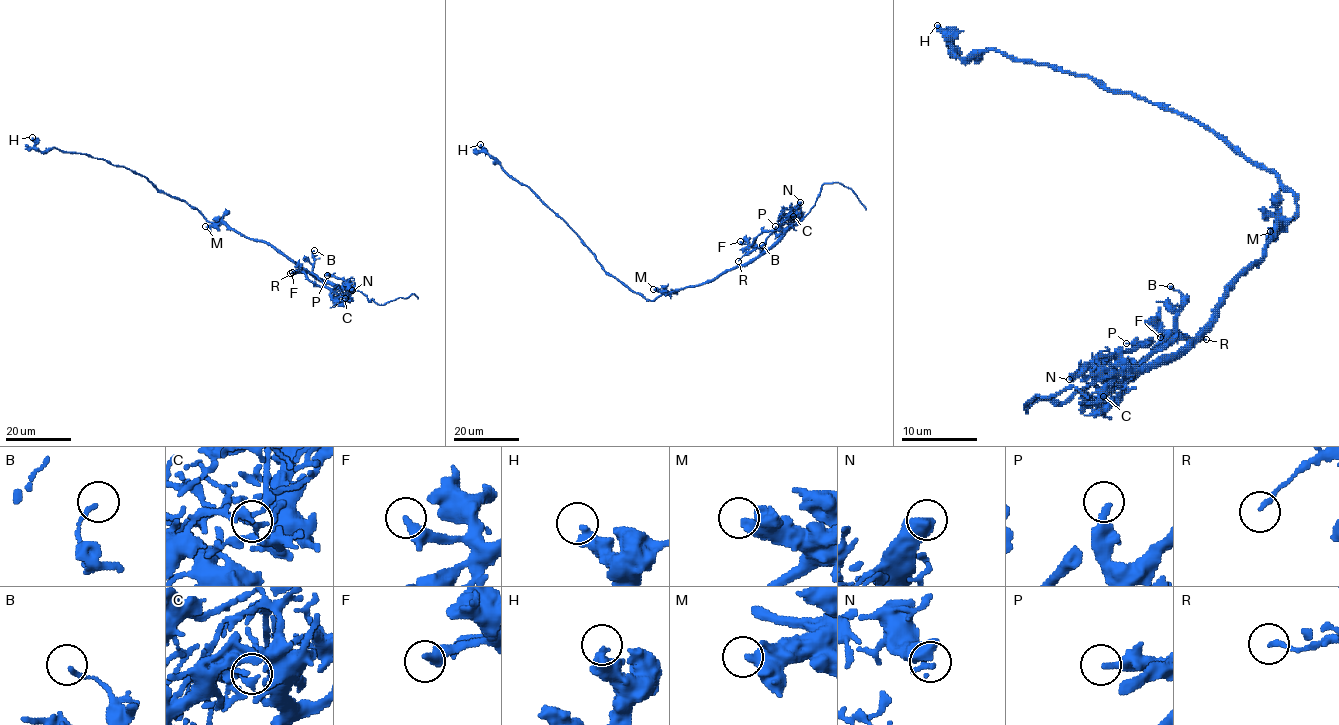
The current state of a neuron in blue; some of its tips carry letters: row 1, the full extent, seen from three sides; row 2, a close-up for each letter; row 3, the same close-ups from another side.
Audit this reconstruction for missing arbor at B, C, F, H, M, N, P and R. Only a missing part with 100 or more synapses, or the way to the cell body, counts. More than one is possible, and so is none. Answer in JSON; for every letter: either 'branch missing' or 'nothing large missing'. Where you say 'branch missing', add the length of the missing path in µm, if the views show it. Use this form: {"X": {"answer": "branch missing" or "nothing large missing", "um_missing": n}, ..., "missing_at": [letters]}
{"B": {"answer": "nothing large missing"}, "C": {"answer": "nothing large missing"}, "F": {"answer": "nothing large missing"}, "H": {"answer": "nothing large missing"}, "M": {"answer": "nothing large missing"}, "N": {"answer": "nothing large missing"}, "P": {"answer": "nothing large missing"}, "R": {"answer": "nothing large missing"}, "missing_at": []}

